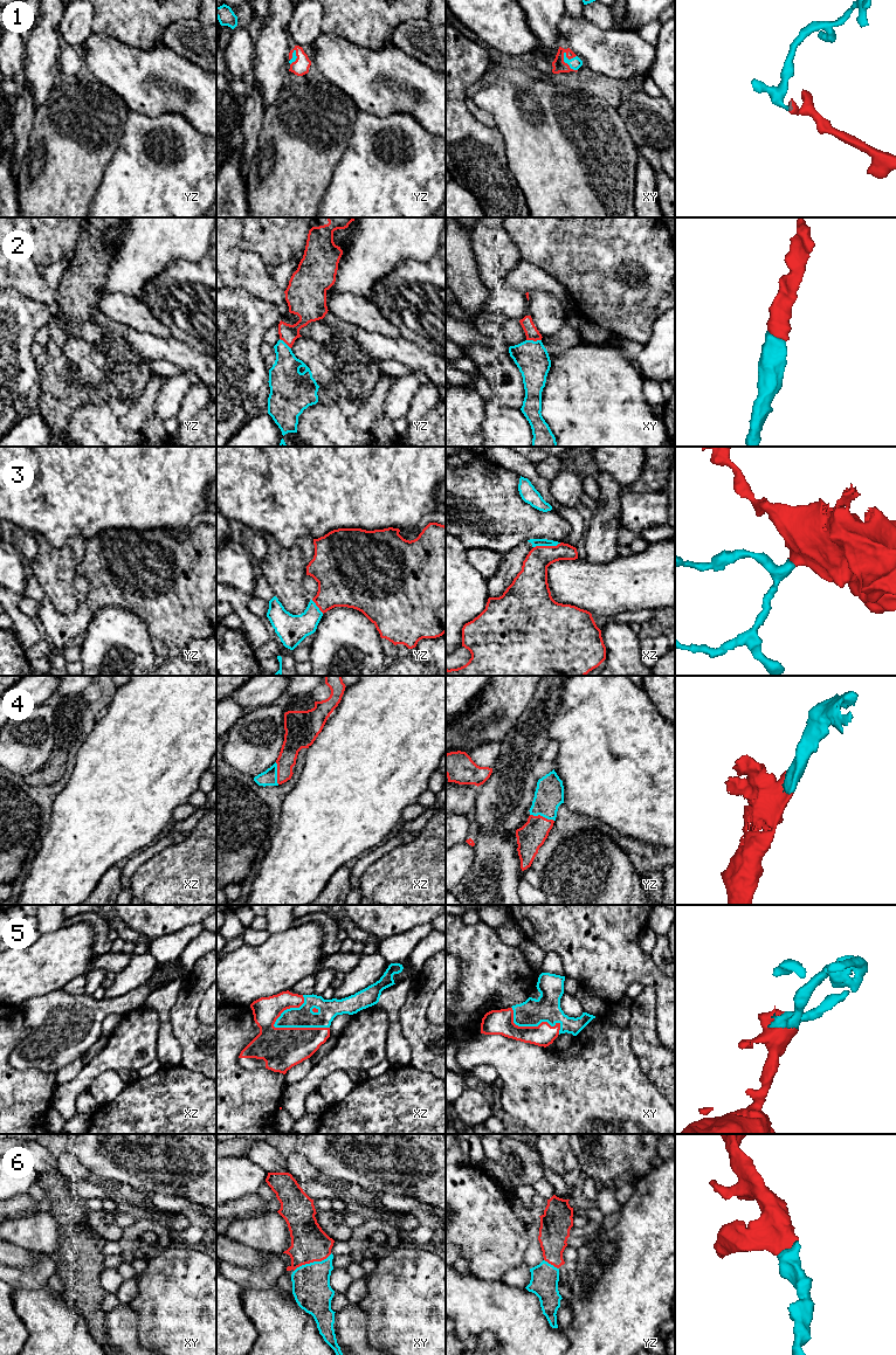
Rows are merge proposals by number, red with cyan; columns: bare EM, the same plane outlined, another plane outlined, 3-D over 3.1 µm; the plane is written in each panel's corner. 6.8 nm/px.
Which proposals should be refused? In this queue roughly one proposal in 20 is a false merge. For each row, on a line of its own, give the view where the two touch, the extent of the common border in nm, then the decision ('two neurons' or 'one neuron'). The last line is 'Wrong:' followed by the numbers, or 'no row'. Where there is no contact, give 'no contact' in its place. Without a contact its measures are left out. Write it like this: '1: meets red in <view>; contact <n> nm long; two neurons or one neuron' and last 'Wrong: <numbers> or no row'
1: meets red in xy; contact 160 nm long; one neuron
2: meets red in xy; contact 100 nm long; one neuron
3: meets red in xz; contact 190 nm long; one neuron
4: meets red in yz; contact 180 nm long; one neuron
5: meets red in xz; contact 400 nm long; one neuron
6: meets red in xy; contact 300 nm long; one neuron
Wrong: no row

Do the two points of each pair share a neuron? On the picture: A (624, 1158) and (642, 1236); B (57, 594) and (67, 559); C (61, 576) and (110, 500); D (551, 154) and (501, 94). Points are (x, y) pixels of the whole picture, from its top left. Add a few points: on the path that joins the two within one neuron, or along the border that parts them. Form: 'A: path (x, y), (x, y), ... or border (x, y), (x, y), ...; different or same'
A: border (654, 1167), (634, 1183); different
B: path (59, 586), (60, 567); same
C: border (83, 538), (70, 537), (61, 546), (56, 546); different
D: path (543, 139), (521, 117), (516, 109); same

